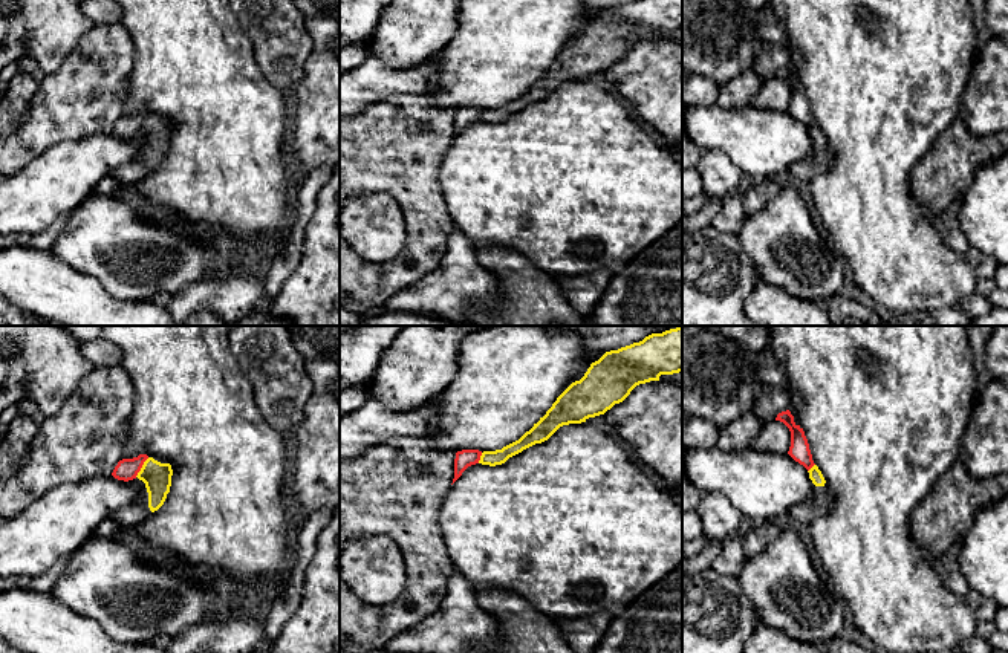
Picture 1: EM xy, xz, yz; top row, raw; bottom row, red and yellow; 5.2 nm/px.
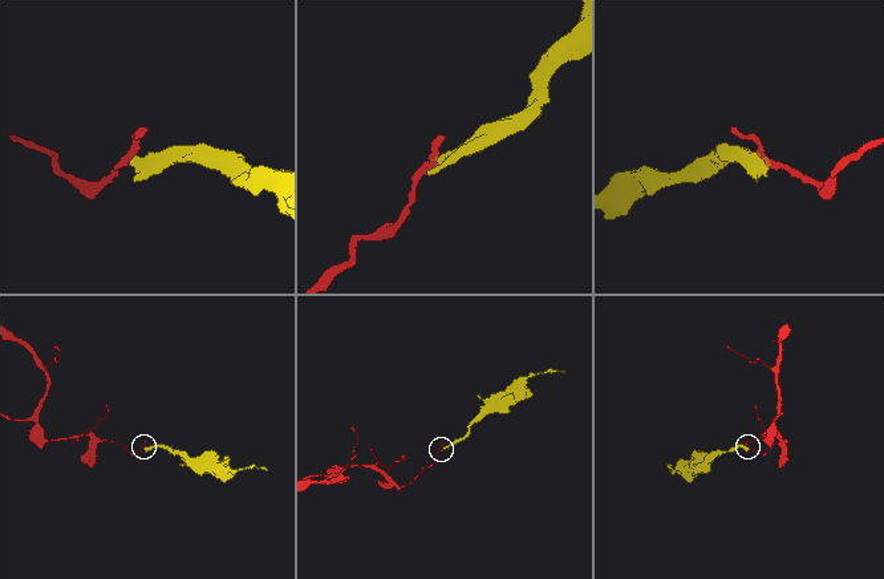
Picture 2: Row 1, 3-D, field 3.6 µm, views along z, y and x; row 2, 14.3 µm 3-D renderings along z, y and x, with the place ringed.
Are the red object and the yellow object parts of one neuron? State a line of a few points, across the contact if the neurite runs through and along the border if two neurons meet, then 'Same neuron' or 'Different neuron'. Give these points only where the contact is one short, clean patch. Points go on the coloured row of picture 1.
Line: xy (149, 458), (135, 476). Different neuron

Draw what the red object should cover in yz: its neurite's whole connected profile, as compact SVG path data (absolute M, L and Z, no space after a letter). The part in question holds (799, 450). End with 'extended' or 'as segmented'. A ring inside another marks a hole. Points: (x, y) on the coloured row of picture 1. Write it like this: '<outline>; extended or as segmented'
M789 410L779 413L776 421L783 422L791 431L791 447L788 454L809 471L815 463L803 428L794 422L794 416Z; as segmented

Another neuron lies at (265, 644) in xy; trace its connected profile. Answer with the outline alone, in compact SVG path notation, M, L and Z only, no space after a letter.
M317 511L304 518L303 528L292 544L292 560L285 595L269 606L268 615L263 618L265 636L252 653L269 653L281 627L300 606L306 569L315 554L317 538L330 517L332 512L329 511Z

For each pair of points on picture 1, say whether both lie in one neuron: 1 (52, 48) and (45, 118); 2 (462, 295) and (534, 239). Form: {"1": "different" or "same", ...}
{"1": "different", "2": "different"}

